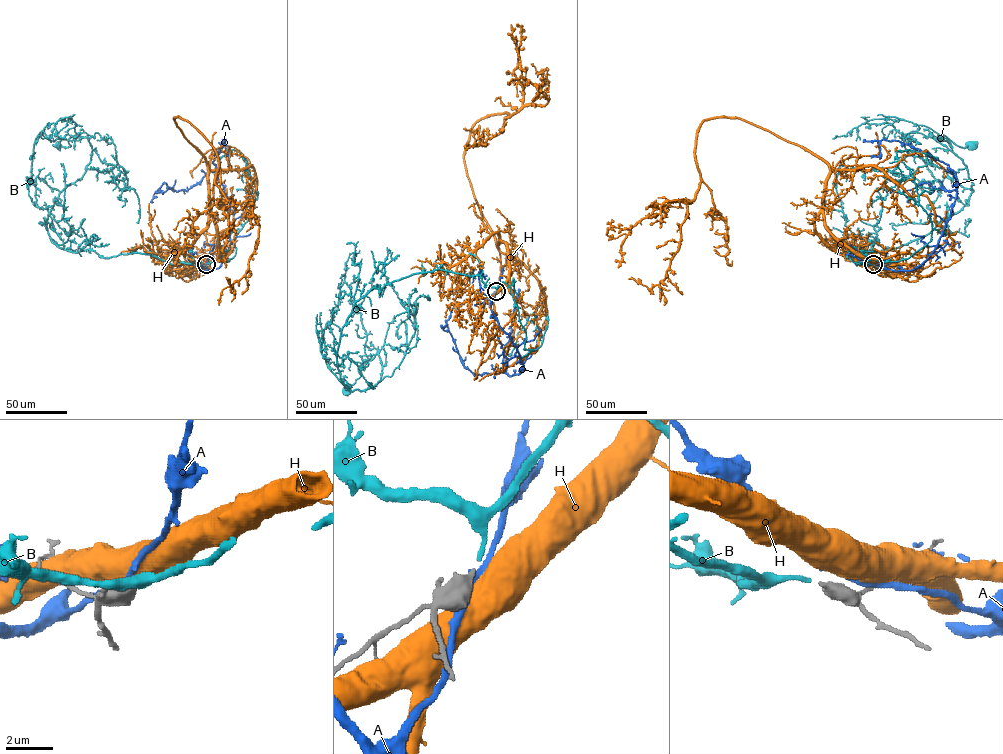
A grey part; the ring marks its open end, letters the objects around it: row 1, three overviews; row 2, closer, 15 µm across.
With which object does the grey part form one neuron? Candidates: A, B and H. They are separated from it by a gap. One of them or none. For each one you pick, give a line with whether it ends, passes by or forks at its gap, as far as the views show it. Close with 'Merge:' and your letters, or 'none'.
B: it ends
Merge: B

